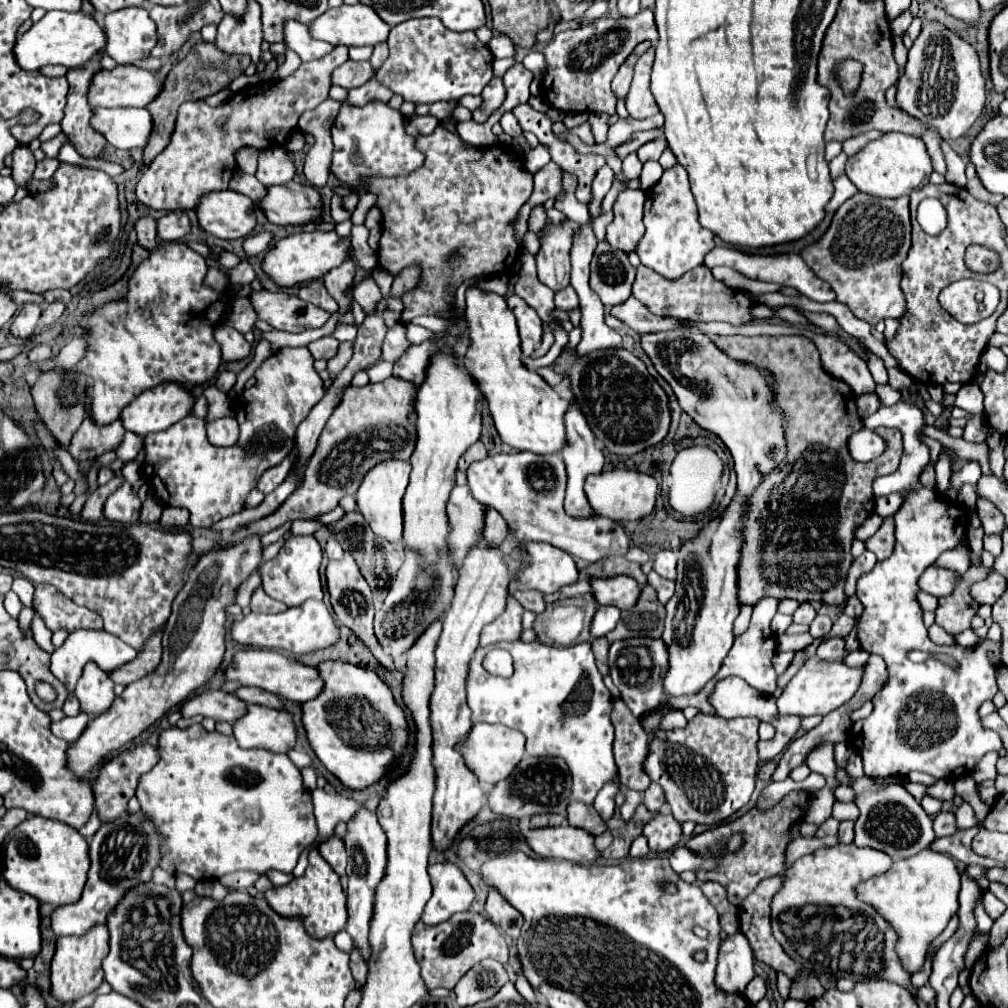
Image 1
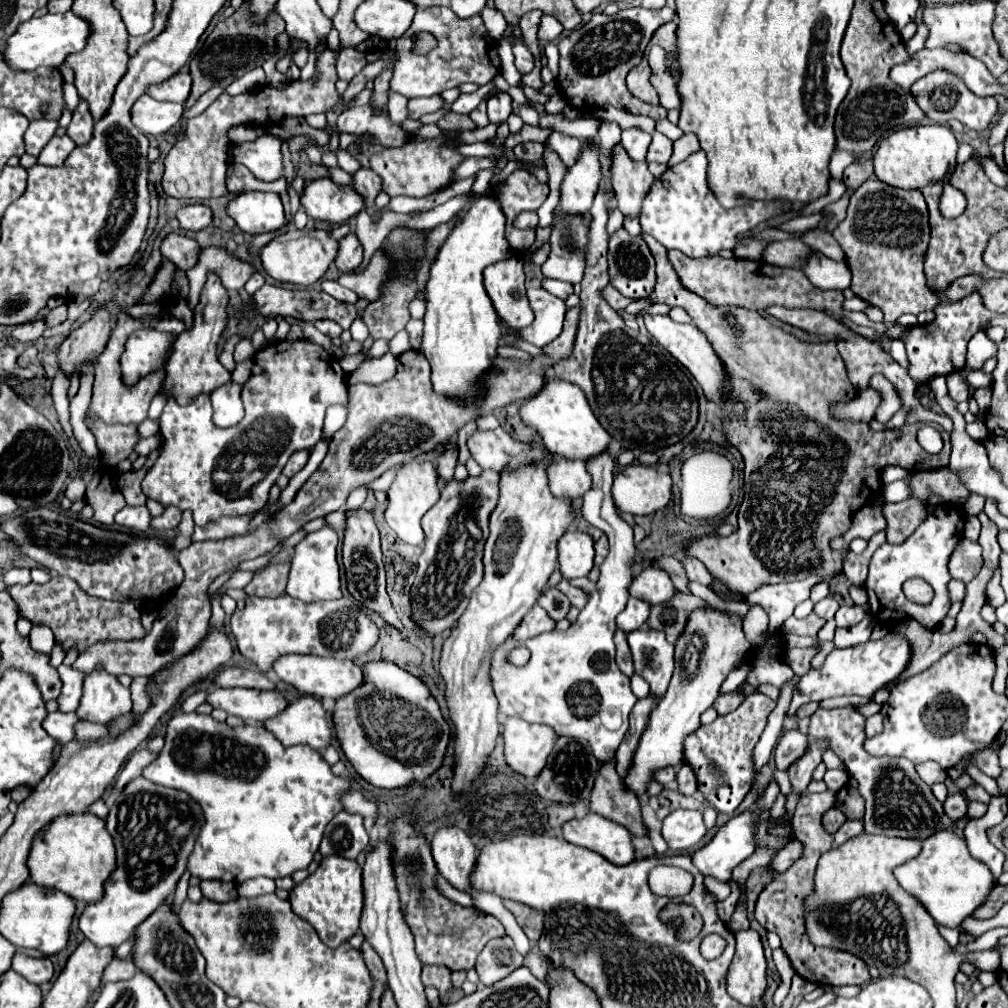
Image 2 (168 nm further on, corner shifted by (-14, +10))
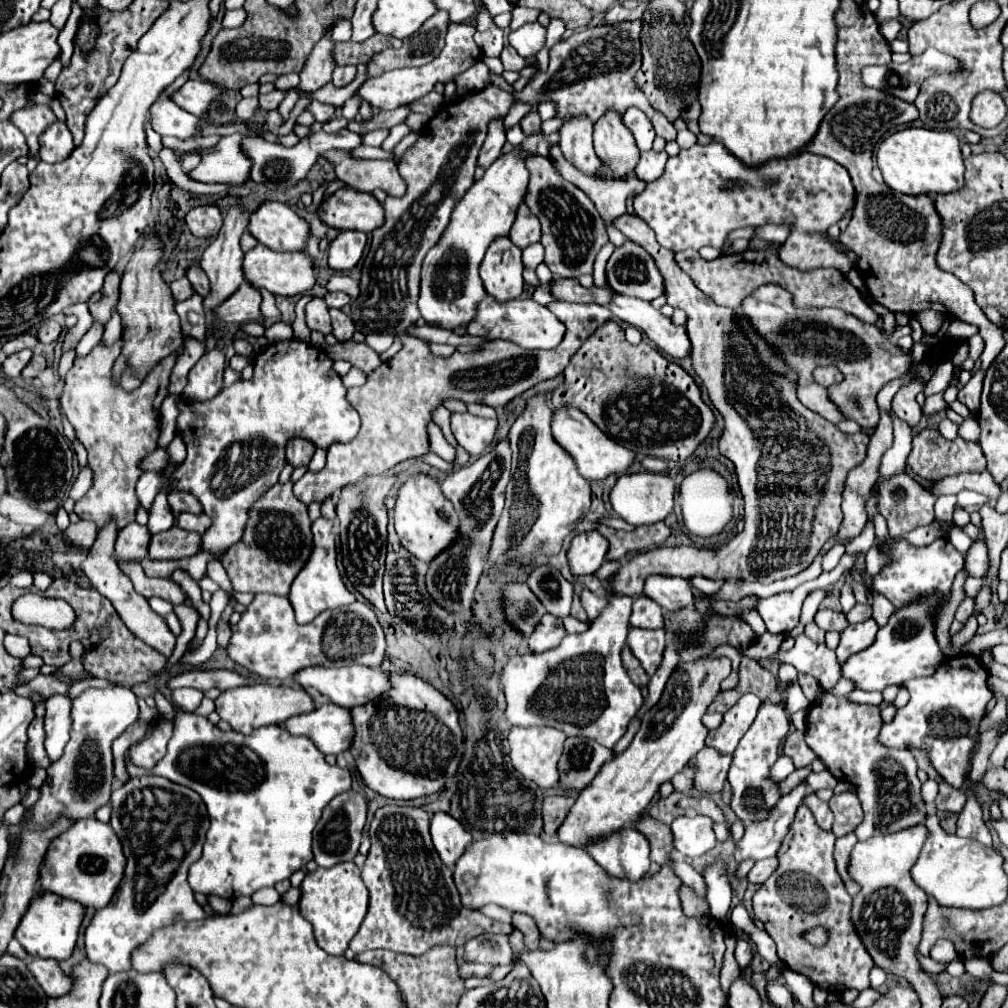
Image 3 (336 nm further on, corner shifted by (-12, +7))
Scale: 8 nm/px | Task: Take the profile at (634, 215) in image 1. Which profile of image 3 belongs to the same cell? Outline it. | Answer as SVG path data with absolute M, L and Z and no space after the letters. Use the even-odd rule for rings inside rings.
M604 112L594 122L594 148L598 158L612 168L614 176L634 174L640 150L618 112Z

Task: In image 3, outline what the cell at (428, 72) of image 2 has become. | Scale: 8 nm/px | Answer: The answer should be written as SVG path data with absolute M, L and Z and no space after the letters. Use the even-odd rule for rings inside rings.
M450 24L448 34L446 34L446 44L444 44L442 52L430 64L424 64L424 66L418 66L418 68L400 68L400 70L392 70L392 72L386 72L382 76L376 76L376 78L368 78L358 88L356 96L360 96L360 100L370 104L372 108L394 110L398 106L406 106L406 104L414 102L416 98L428 94L430 90L434 90L436 82L442 82L442 84L452 82L452 78L456 74L462 74L476 60L482 58L482 52L472 38L474 32L476 32L476 28L470 26L470 24Z

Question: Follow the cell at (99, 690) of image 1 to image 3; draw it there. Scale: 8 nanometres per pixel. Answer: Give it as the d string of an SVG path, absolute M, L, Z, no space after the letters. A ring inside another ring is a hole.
M88 688L84 690L74 702L70 710L72 730L70 742L64 748L64 754L48 766L48 782L40 788L38 802L28 808L30 818L24 826L10 824L8 826L8 844L10 854L18 854L20 834L22 830L46 830L58 818L94 818L96 810L110 802L112 794L112 780L114 780L114 766L112 766L112 742L132 724L138 720L138 704L136 696L130 688Z

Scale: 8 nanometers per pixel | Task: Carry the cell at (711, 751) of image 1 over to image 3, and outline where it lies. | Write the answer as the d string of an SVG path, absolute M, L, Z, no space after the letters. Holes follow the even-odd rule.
M754 694L742 696L724 714L724 722L716 730L710 730L710 734L706 738L706 746L714 746L716 750L720 750L724 754L734 752L740 738L746 734L746 730L754 722L760 704L762 704L762 700L758 696L754 696Z

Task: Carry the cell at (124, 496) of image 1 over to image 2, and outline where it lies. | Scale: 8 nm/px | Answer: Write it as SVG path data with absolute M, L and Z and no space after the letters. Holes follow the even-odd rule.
M126 505L124 509L120 509L120 513L116 513L116 523L130 527L138 533L146 533L150 529L150 511L146 505L138 505L138 507Z

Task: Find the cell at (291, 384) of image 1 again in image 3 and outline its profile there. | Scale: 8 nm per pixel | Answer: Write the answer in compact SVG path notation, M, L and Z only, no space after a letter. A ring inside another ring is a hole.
M300 340L276 342L254 358L254 376L250 380L234 382L214 400L190 404L182 400L178 434L188 446L188 456L162 488L170 488L170 492L190 490L202 502L204 512L214 522L202 536L202 548L224 556L242 538L252 502L278 482L286 466L284 446L292 436L310 438L318 448L326 450L336 442L352 440L358 428L360 416L348 404L346 388L340 376L334 374L328 354ZM232 444L240 444L246 452L240 462L228 462L226 450Z

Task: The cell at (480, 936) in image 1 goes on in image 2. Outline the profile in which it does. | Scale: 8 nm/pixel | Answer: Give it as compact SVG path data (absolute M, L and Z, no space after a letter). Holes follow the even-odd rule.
M396 819L388 841L394 845L394 875L400 891L402 911L406 923L416 937L416 953L422 965L444 965L450 971L470 971L474 969L476 957L490 939L506 937L504 925L488 913L482 913L474 907L462 907L444 899L434 887L432 879L438 873L430 845L424 837L414 833L406 819Z

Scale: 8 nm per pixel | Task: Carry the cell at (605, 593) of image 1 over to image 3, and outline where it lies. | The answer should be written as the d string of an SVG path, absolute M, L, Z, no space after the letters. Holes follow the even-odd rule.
M648 576L644 594L658 602L664 610L680 610L694 604L694 590L688 580L670 576Z

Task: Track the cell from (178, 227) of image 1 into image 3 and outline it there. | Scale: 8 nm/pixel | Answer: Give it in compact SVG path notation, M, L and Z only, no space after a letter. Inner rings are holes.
M204 204L204 206L196 206L194 210L188 212L186 216L186 226L194 236L200 238L212 238L220 232L222 226L222 212L218 210L218 206L212 204Z

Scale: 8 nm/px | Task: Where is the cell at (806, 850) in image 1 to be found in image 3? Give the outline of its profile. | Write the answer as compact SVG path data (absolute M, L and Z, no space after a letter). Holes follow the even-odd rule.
M776 858L758 860L758 862L754 864L754 868L748 872L748 882L760 886L760 884L762 884L762 882L776 870L776 866L778 866L778 860L776 860Z

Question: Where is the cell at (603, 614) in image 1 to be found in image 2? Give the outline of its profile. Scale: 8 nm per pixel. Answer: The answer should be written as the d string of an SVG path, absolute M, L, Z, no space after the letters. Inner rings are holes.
M630 597L626 609L616 617L618 629L630 633L630 631L642 627L642 625L646 623L646 619L648 619L648 609L650 609L648 603L640 601L640 599L636 599L636 597Z

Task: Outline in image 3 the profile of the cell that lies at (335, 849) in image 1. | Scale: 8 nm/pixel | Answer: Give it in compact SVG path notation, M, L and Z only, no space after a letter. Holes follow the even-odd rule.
M354 790L342 792L342 796L336 796L334 800L330 800L330 804L322 812L320 822L312 832L312 852L314 852L314 862L318 866L332 868L340 862L352 860L358 854L362 828L366 824L366 810L368 810L366 798Z

